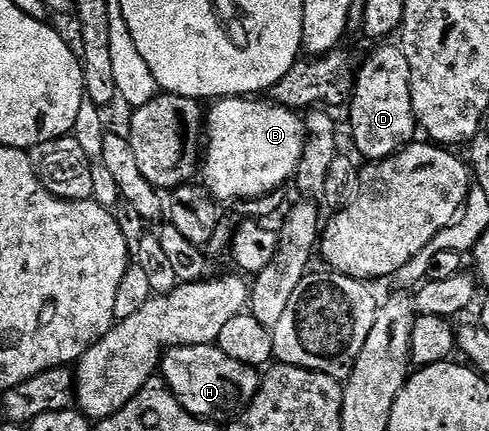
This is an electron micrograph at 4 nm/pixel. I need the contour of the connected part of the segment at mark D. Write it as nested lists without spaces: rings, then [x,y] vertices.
[[[380,45],[376,52],[359,68],[356,89],[352,92],[352,139],[365,155],[365,160],[379,161],[395,155],[413,142],[418,135],[418,124],[410,93],[410,61],[399,46]]]

